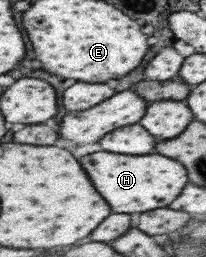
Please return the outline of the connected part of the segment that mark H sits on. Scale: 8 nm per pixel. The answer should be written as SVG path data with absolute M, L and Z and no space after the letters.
M94 153L80 159L86 165L90 177L94 177L94 185L98 191L110 201L116 213L144 213L160 207L168 207L172 201L180 197L184 187L190 183L188 169L166 157L166 155L134 155L126 157L120 153Z

